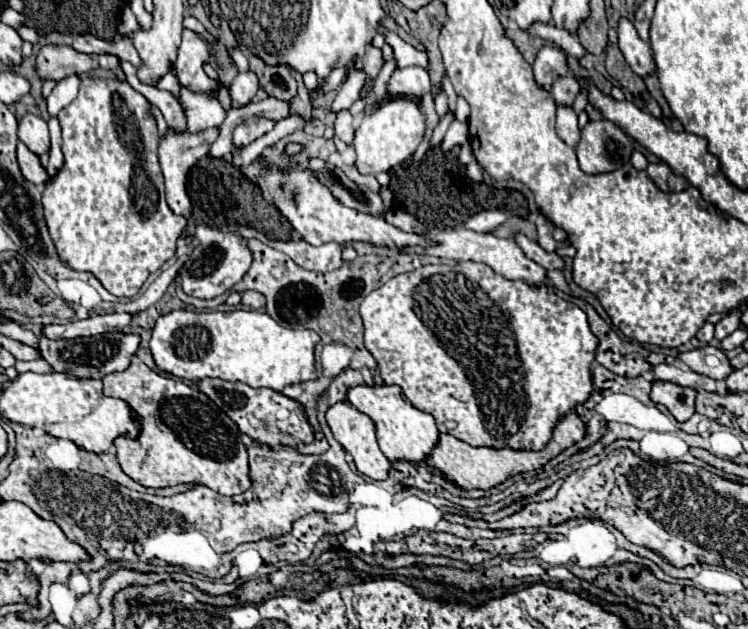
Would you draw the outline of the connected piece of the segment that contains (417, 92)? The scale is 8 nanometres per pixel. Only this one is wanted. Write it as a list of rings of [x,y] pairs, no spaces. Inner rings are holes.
[[[404,68],[404,70],[394,70],[390,84],[388,84],[388,92],[392,96],[422,96],[426,92],[430,92],[432,84],[430,84],[430,76],[424,68]]]

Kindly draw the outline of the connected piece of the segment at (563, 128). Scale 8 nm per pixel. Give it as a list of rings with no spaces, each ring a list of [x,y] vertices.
[[[558,106],[556,110],[556,132],[558,136],[568,144],[576,146],[580,140],[580,128],[578,128],[578,114],[574,112],[572,106]]]

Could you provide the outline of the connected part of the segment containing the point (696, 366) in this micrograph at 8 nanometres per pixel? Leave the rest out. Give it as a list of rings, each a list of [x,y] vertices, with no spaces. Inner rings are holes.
[[[710,344],[696,348],[696,350],[680,352],[678,360],[684,362],[690,370],[694,370],[698,374],[706,374],[714,380],[724,380],[732,372],[732,366],[730,366],[728,358],[724,356],[724,352]]]

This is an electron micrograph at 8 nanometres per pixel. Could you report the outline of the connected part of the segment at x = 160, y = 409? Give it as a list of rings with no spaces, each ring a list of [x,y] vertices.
[[[136,356],[124,372],[106,374],[102,382],[104,394],[128,402],[142,426],[138,438],[126,438],[126,434],[114,438],[116,460],[134,482],[148,488],[192,482],[226,496],[240,494],[250,486],[248,452],[240,430],[206,394],[182,380],[166,378],[150,370]]]

